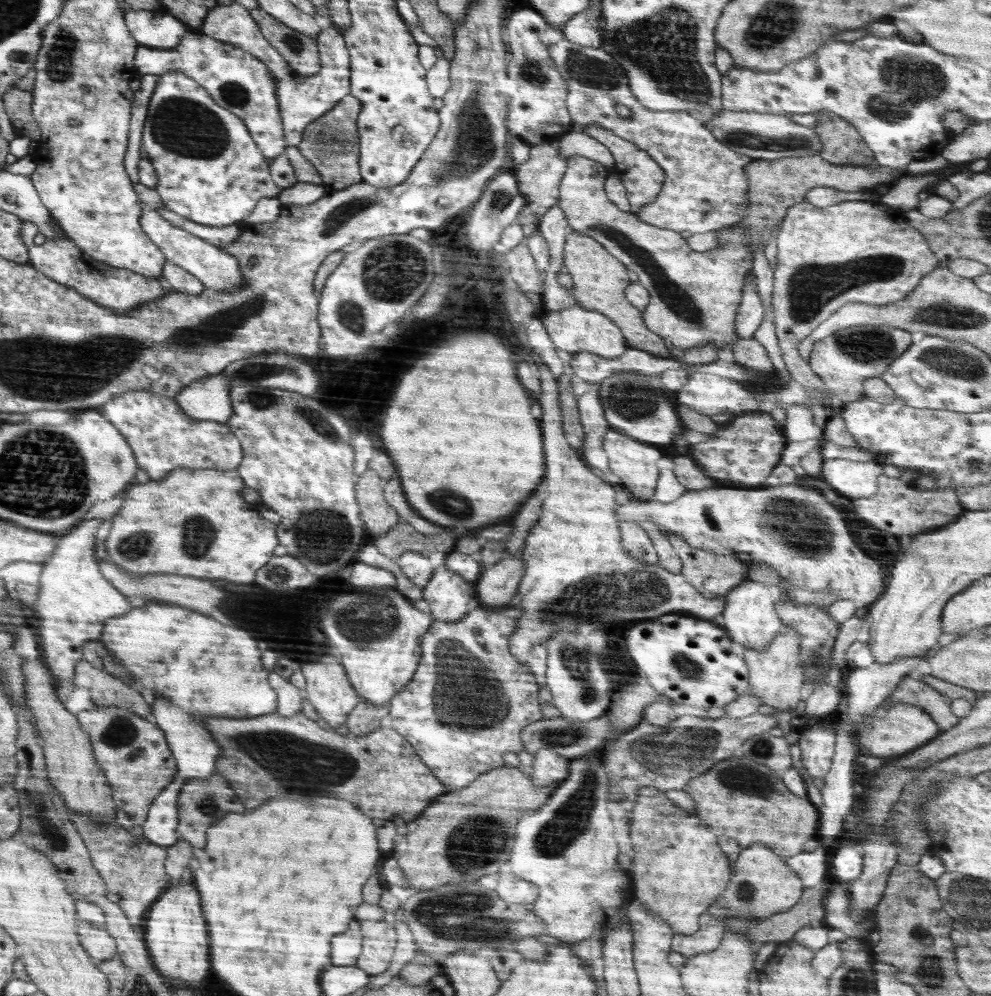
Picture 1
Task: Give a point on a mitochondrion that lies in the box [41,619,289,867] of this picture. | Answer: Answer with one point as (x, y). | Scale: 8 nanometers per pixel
(121, 732)

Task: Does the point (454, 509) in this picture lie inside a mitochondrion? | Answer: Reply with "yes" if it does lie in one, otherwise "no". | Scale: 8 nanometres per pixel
yes

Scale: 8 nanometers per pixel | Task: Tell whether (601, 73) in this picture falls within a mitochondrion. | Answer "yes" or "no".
yes

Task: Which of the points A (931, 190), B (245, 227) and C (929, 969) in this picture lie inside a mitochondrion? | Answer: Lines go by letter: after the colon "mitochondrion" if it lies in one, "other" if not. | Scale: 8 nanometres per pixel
A: other
B: other
C: mitochondrion

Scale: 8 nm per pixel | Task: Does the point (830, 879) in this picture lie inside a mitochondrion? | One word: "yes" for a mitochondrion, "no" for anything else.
no

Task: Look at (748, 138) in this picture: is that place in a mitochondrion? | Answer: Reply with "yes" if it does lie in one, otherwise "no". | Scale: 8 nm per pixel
yes

